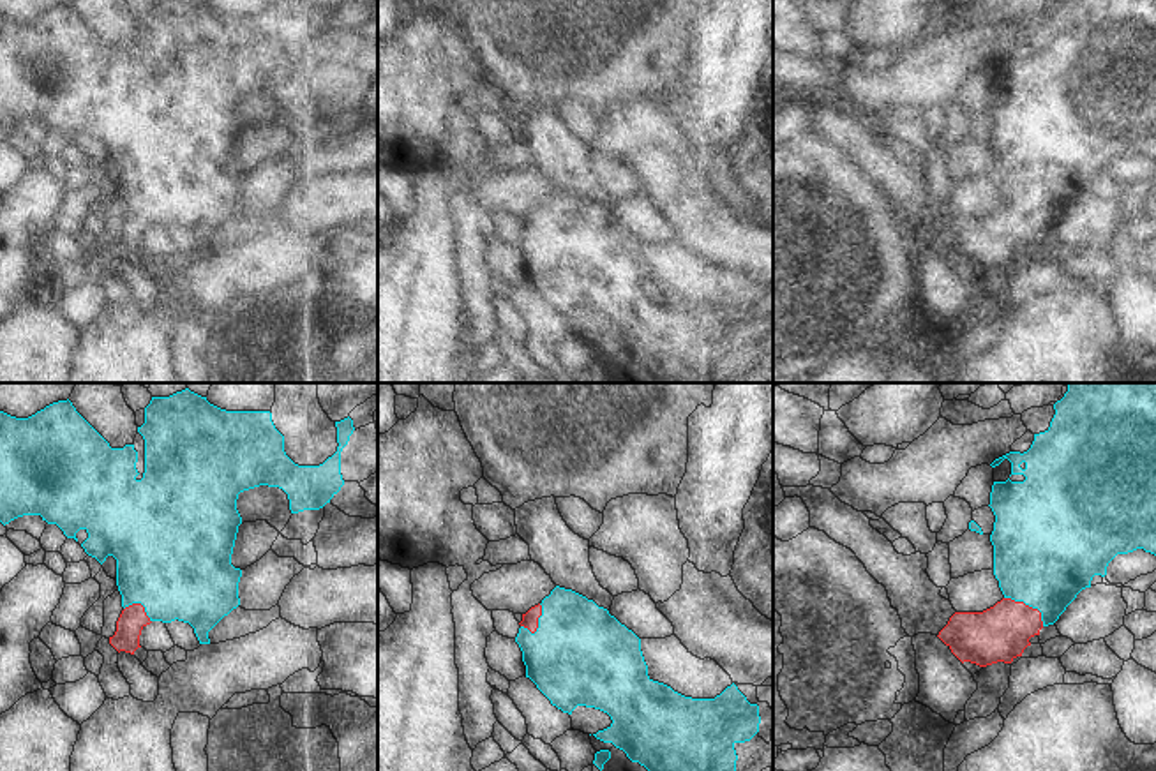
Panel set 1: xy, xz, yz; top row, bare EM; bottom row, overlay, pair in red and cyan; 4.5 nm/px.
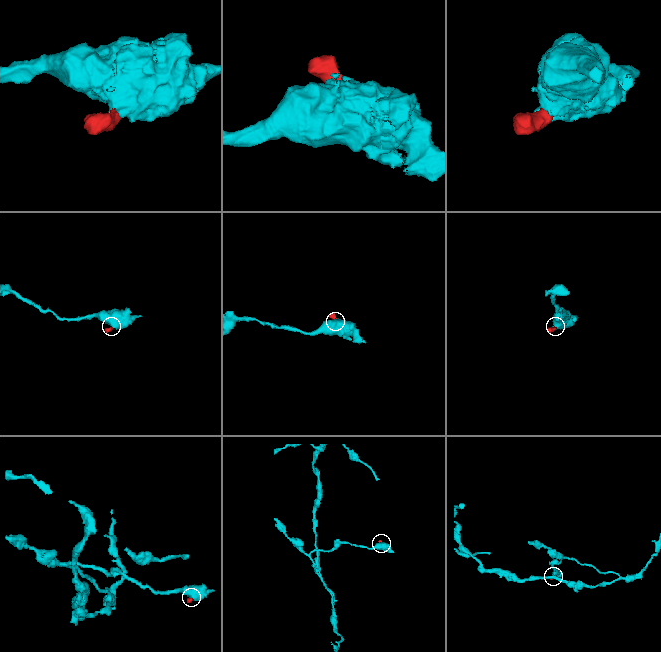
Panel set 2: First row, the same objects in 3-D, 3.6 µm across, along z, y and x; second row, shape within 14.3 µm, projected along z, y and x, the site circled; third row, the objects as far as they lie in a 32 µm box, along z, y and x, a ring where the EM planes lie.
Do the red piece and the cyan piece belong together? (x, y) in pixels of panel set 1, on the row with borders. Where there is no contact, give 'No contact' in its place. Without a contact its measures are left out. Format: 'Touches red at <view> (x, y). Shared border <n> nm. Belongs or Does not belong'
Touches red at yz (1028, 606). Shared border 220 nm. Belongs.

